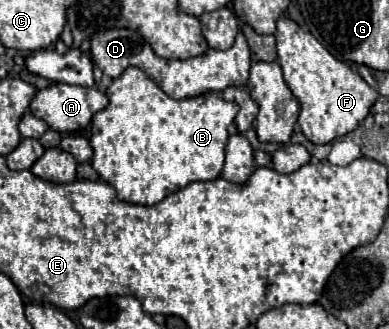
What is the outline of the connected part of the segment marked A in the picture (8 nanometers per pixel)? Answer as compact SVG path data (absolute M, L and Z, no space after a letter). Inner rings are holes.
M56 83L46 89L40 89L30 103L32 115L36 115L38 119L44 119L50 125L50 129L58 133L74 133L74 131L86 129L92 117L106 107L108 107L108 97L96 87L80 87L80 85L68 85L68 83Z

